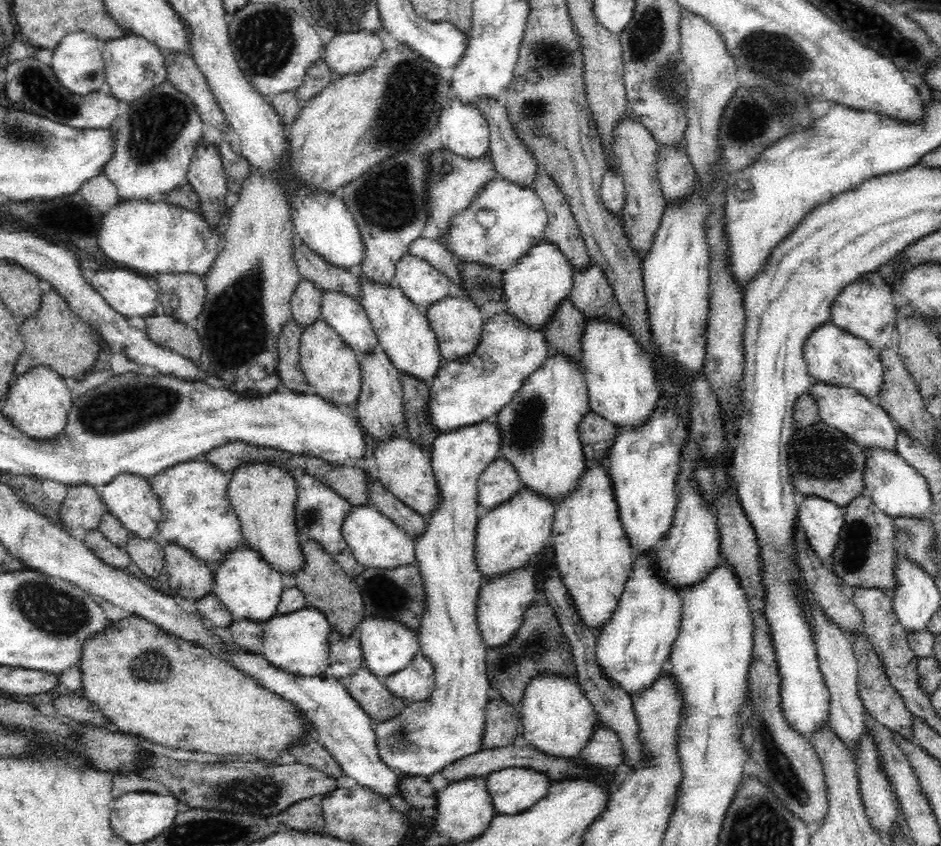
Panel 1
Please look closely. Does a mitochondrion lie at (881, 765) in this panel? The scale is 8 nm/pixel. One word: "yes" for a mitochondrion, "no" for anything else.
no

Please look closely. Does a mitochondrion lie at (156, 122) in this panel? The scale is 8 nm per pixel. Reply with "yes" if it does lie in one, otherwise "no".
yes

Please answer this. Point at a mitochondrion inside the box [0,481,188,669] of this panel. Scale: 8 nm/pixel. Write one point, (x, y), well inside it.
(48, 608)

